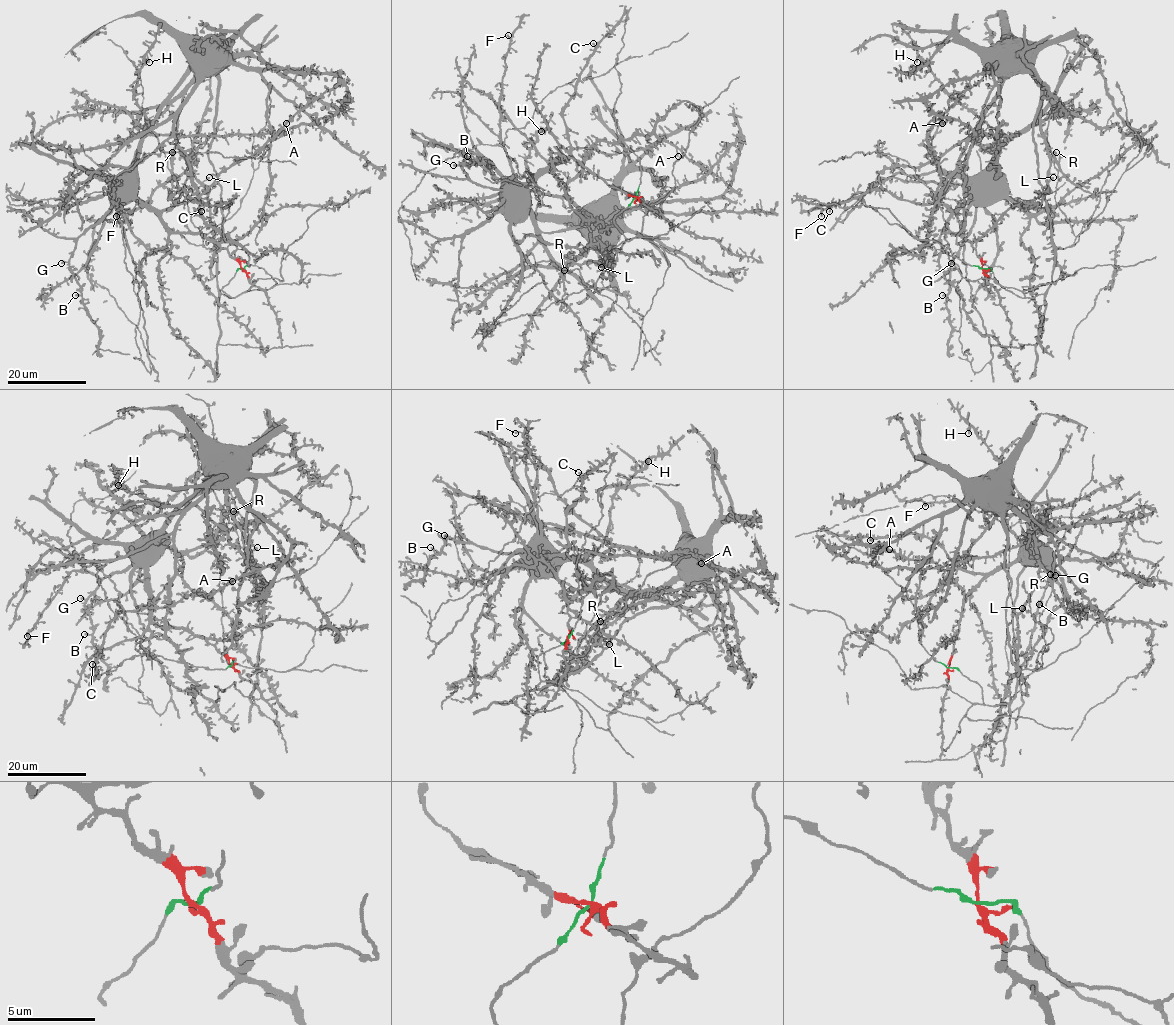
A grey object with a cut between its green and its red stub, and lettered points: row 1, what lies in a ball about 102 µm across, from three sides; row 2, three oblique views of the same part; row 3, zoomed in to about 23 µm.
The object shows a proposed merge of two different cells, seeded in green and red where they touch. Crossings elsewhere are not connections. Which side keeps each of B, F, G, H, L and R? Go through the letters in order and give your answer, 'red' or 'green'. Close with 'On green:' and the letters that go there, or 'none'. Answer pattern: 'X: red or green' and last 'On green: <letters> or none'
B: red
F: red
G: red
H: red
L: green
R: green
On green: L, R

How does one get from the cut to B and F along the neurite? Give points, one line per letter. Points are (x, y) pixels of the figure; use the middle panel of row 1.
B: (635, 196), (568, 157), (559, 157), (516, 187), (478, 186), (462, 168), (462, 163), (472, 163), (467, 156)
F: (635, 196), (565, 157), (523, 183), (512, 175), (501, 137), (499, 110), (510, 47), (508, 35)

